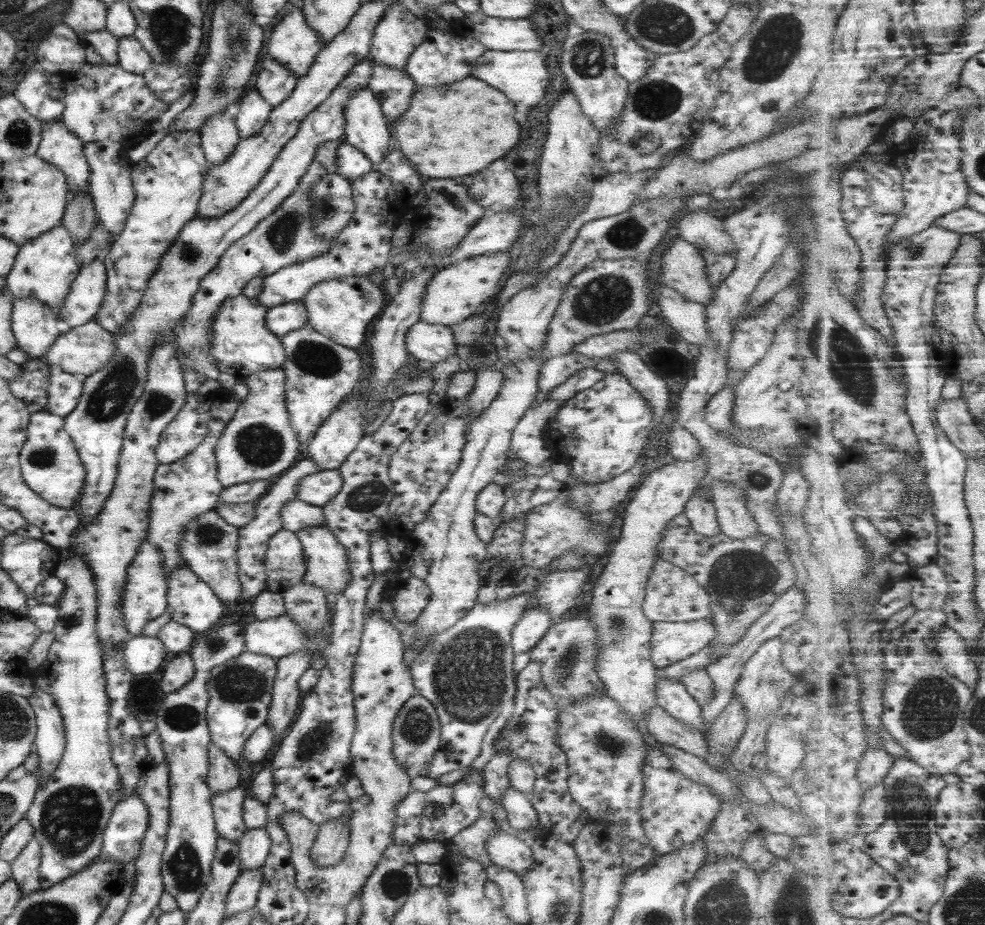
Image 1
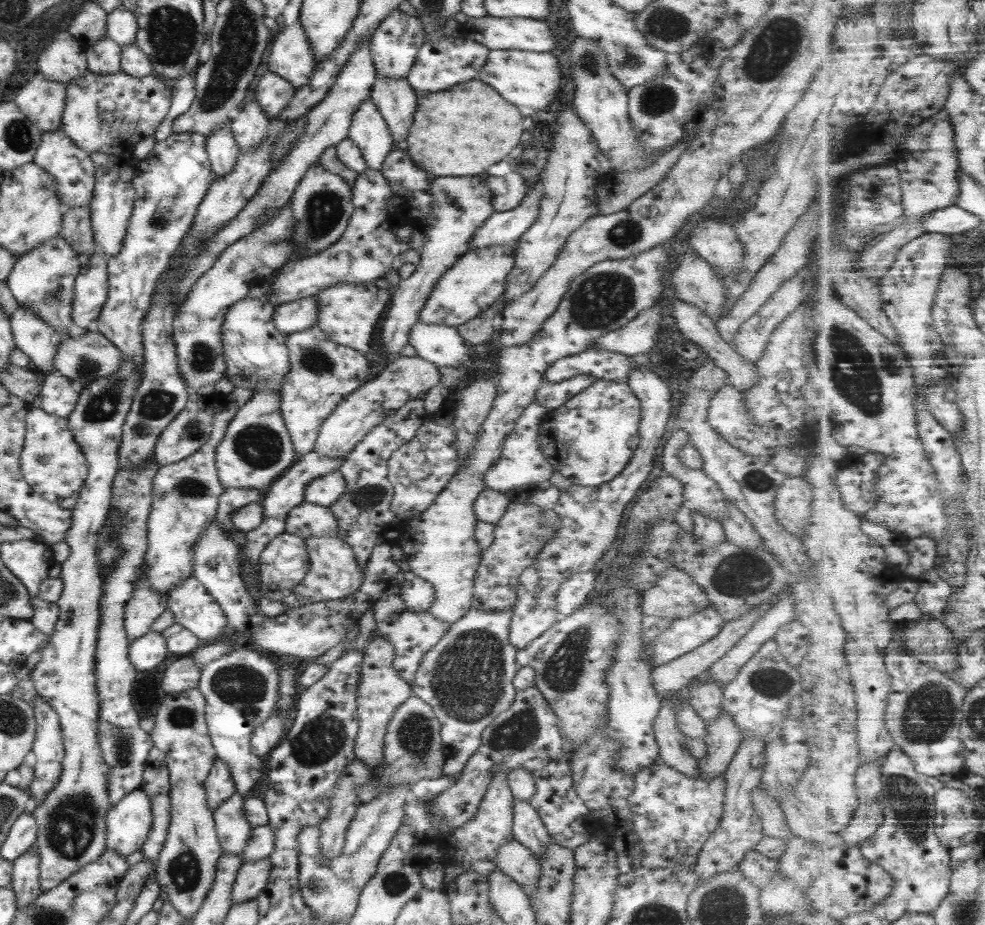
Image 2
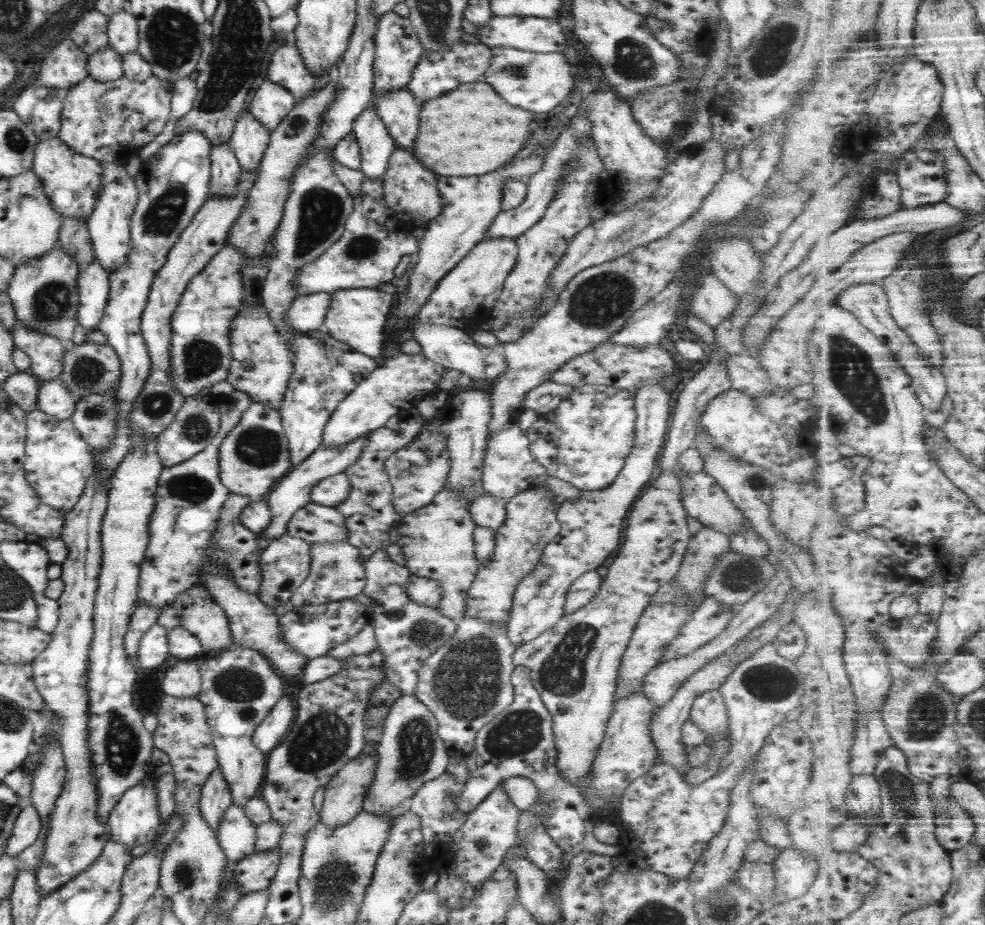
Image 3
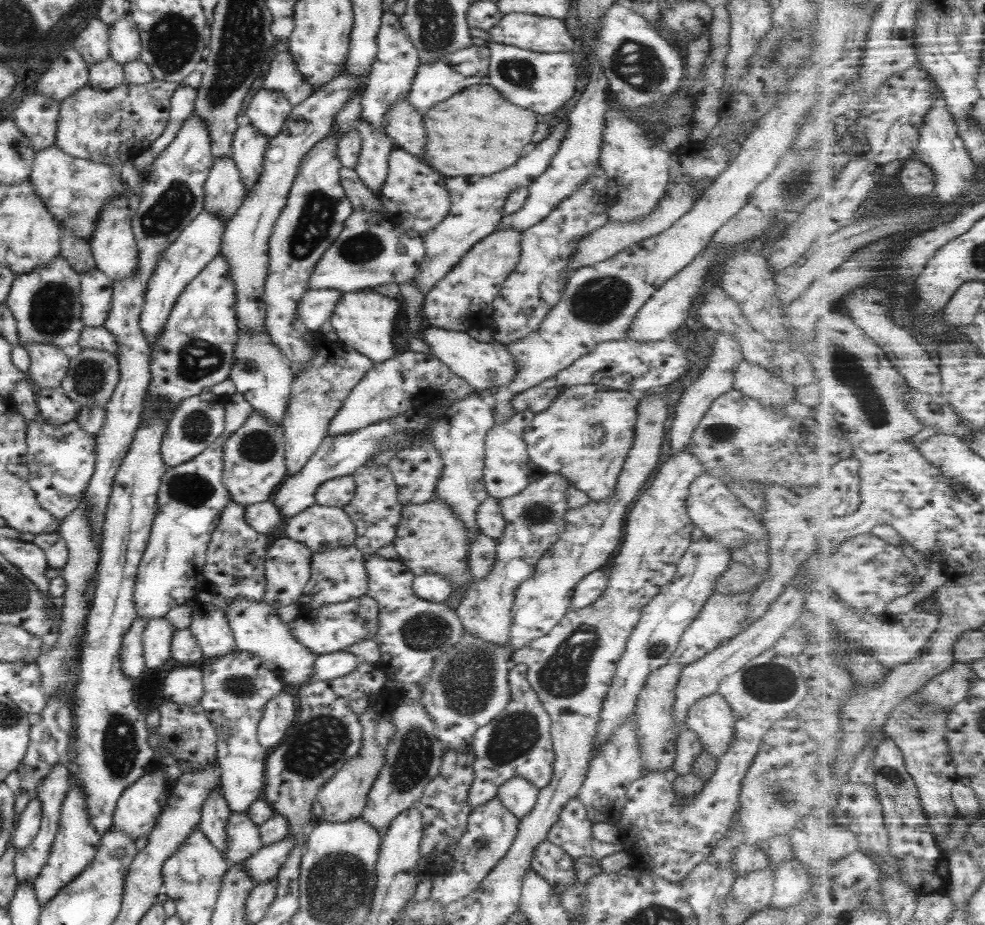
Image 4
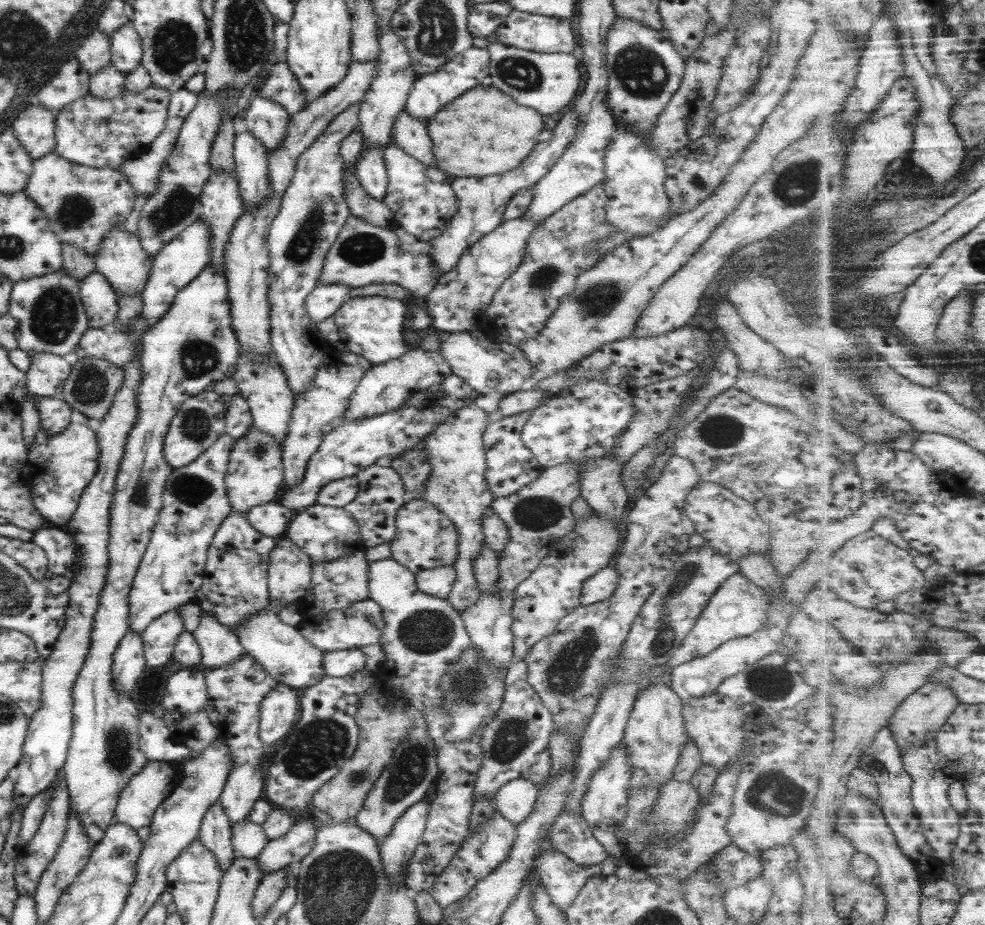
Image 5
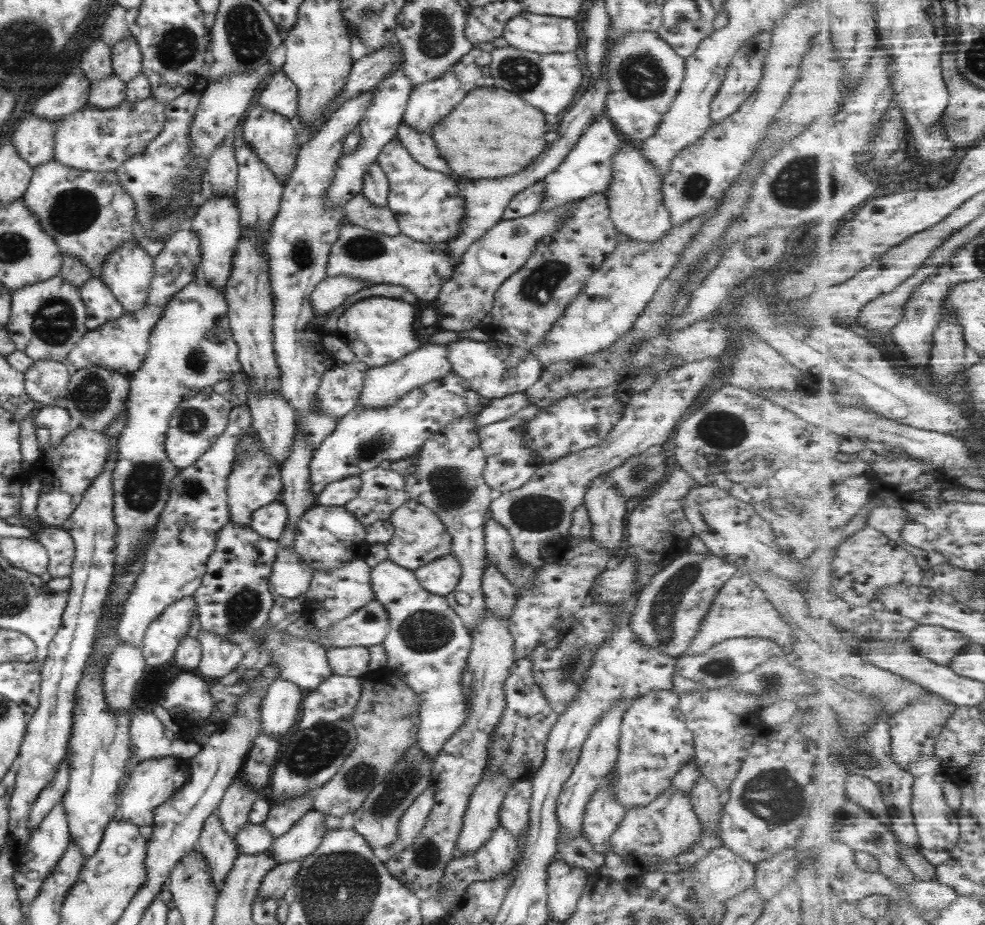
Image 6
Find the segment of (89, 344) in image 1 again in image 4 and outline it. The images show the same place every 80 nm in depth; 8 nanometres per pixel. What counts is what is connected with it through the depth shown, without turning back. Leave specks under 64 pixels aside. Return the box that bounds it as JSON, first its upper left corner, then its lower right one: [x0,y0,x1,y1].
[60,349,118,408]

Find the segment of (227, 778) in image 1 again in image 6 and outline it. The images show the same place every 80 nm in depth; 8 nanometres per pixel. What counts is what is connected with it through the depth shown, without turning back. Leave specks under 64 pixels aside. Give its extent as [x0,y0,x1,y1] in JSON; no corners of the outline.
[196,812,238,891]

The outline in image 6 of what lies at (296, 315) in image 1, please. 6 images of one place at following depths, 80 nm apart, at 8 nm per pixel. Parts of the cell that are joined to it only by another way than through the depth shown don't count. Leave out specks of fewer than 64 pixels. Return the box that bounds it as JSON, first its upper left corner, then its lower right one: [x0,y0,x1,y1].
[308,275,369,318]

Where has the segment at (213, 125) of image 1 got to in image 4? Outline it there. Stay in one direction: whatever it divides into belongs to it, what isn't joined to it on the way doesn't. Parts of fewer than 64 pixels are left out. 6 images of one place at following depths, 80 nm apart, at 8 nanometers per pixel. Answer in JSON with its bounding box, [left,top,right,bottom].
[202,156,246,223]

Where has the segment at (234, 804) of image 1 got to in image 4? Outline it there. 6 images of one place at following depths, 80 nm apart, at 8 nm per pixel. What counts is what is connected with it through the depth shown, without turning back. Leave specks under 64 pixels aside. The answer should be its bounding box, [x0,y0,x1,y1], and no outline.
[223,813,262,864]

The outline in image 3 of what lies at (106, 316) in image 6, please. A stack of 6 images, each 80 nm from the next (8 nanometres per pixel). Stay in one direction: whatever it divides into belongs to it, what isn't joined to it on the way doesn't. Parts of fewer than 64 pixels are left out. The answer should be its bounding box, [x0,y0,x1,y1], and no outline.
[76,258,109,330]

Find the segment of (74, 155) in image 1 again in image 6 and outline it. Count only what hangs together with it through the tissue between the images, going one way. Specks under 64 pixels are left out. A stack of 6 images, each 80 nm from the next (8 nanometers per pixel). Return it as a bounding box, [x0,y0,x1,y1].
[21,158,136,278]

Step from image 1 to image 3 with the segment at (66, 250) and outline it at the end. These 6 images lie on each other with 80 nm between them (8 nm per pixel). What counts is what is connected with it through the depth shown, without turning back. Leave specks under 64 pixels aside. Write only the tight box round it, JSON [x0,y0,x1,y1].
[6,243,79,342]

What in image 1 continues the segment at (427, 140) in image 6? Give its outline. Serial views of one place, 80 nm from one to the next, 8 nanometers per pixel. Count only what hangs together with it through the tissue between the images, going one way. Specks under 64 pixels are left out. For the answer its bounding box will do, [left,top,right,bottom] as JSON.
[369,57,416,122]

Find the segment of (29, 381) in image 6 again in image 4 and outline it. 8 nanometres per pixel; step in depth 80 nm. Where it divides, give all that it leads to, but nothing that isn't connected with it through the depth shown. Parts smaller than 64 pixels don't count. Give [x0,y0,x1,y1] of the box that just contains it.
[19,343,69,390]

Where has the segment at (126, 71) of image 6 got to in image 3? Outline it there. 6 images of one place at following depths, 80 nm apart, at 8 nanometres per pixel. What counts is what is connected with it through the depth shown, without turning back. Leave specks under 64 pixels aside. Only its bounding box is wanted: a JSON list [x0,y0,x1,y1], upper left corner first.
[107,9,138,55]

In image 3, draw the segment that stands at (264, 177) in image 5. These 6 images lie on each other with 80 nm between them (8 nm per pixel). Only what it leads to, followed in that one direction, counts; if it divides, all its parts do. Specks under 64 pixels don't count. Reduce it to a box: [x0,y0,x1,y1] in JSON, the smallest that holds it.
[226,111,269,170]

